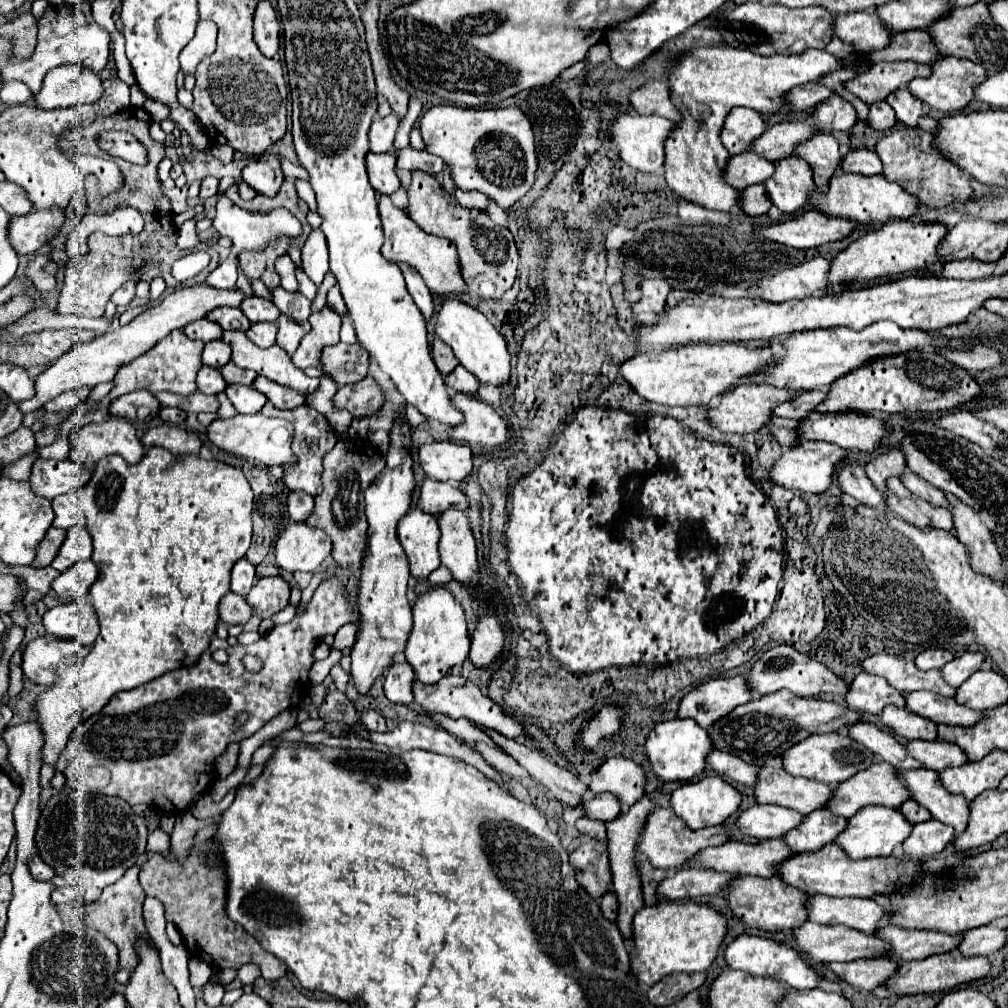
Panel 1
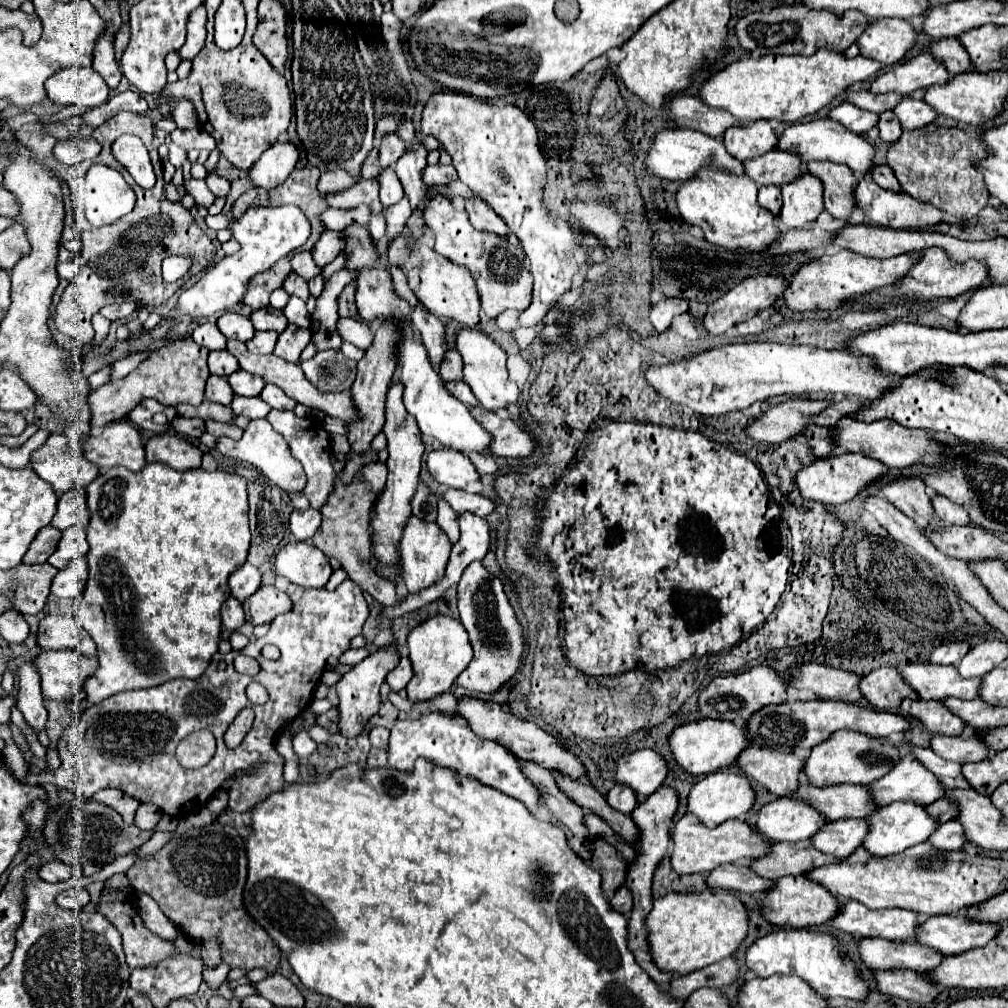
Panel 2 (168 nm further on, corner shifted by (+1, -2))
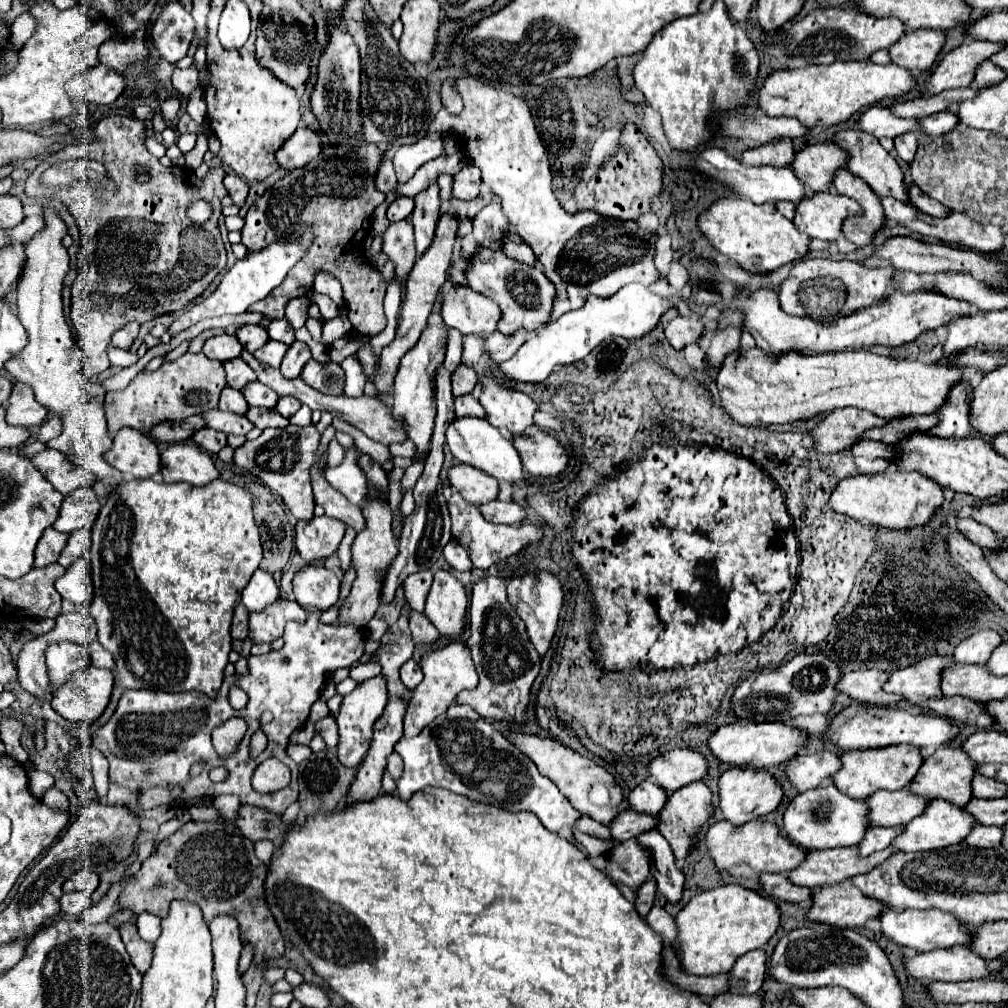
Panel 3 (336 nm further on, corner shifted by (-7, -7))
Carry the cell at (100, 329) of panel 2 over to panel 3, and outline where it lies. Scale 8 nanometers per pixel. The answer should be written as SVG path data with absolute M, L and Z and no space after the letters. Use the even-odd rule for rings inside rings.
M109 344L109 348L107 348L107 356L109 356L111 364L117 366L117 368L127 368L127 366L133 366L137 362L135 354L131 354L127 350L121 350L121 348L113 346L113 344Z

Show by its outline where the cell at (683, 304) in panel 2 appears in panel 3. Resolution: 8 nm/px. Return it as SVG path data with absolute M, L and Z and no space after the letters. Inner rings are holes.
M677 316L665 326L665 336L671 342L675 350L685 348L687 344L695 342L703 334L703 322L699 318L689 318L689 316Z

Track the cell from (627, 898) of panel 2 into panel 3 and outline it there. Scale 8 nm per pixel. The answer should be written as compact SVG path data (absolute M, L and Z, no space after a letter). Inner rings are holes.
M649 876L649 880L637 890L637 898L635 898L635 908L639 912L641 918L645 918L653 906L653 898L655 898L657 886L655 886L655 878Z

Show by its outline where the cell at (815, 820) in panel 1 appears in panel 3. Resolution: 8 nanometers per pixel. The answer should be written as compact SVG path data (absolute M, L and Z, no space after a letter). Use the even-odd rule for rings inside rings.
M897 826L897 828L867 828L865 838L857 844L859 856L869 856L877 850L885 850L901 830L903 830L903 826Z

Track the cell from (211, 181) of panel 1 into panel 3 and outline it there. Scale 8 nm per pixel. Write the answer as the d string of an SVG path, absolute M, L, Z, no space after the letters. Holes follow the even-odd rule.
M227 174L227 176L223 178L223 184L225 184L225 188L227 188L231 200L235 202L235 206L241 208L243 202L245 202L245 198L247 198L249 184L247 184L243 178L239 178L237 174Z

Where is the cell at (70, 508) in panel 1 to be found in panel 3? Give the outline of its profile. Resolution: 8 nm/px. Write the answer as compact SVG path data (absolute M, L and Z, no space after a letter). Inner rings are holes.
M91 486L77 488L63 500L61 514L55 520L53 528L59 532L67 532L67 534L73 530L79 530L79 528L91 530L91 526L99 514L99 508L101 508L99 498Z

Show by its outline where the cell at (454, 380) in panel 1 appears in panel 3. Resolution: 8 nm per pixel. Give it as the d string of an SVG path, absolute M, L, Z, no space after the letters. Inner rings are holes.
M467 394L467 396L455 398L455 416L477 416L477 418L485 418L485 410L479 404L479 400L473 398L473 394Z

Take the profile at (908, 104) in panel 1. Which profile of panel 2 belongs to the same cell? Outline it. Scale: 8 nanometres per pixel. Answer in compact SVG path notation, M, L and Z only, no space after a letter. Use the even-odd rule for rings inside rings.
M905 97L893 109L893 113L899 117L903 129L919 129L919 127L925 127L925 125L933 123L935 117L937 117L937 113L925 101L919 101L919 99L913 99L913 97Z

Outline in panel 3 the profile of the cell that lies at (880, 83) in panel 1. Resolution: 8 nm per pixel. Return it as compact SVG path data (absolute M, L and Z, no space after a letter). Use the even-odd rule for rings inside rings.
M967 40L951 50L925 80L923 94L939 94L949 88L967 88L973 82L975 68L993 56L1001 44L985 40Z

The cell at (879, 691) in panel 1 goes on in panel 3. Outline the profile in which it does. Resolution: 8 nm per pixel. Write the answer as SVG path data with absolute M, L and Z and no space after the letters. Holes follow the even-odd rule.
M931 656L907 668L895 670L883 690L889 694L899 694L911 704L925 704L929 698L941 698L941 670L947 668L947 658Z

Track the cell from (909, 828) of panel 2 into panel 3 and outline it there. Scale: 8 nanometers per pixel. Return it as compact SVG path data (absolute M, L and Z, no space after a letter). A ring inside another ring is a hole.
M931 800L927 808L915 816L915 820L905 824L905 830L891 842L891 846L899 852L919 852L919 850L935 850L935 848L945 848L951 844L959 844L965 840L965 836L971 832L975 826L975 820L965 814L961 808L945 802L945 800Z

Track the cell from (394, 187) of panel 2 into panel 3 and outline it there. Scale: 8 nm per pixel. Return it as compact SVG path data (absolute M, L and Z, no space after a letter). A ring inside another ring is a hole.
M401 196L389 204L387 218L389 218L389 222L397 222L397 220L405 220L411 212L413 212L413 198Z

